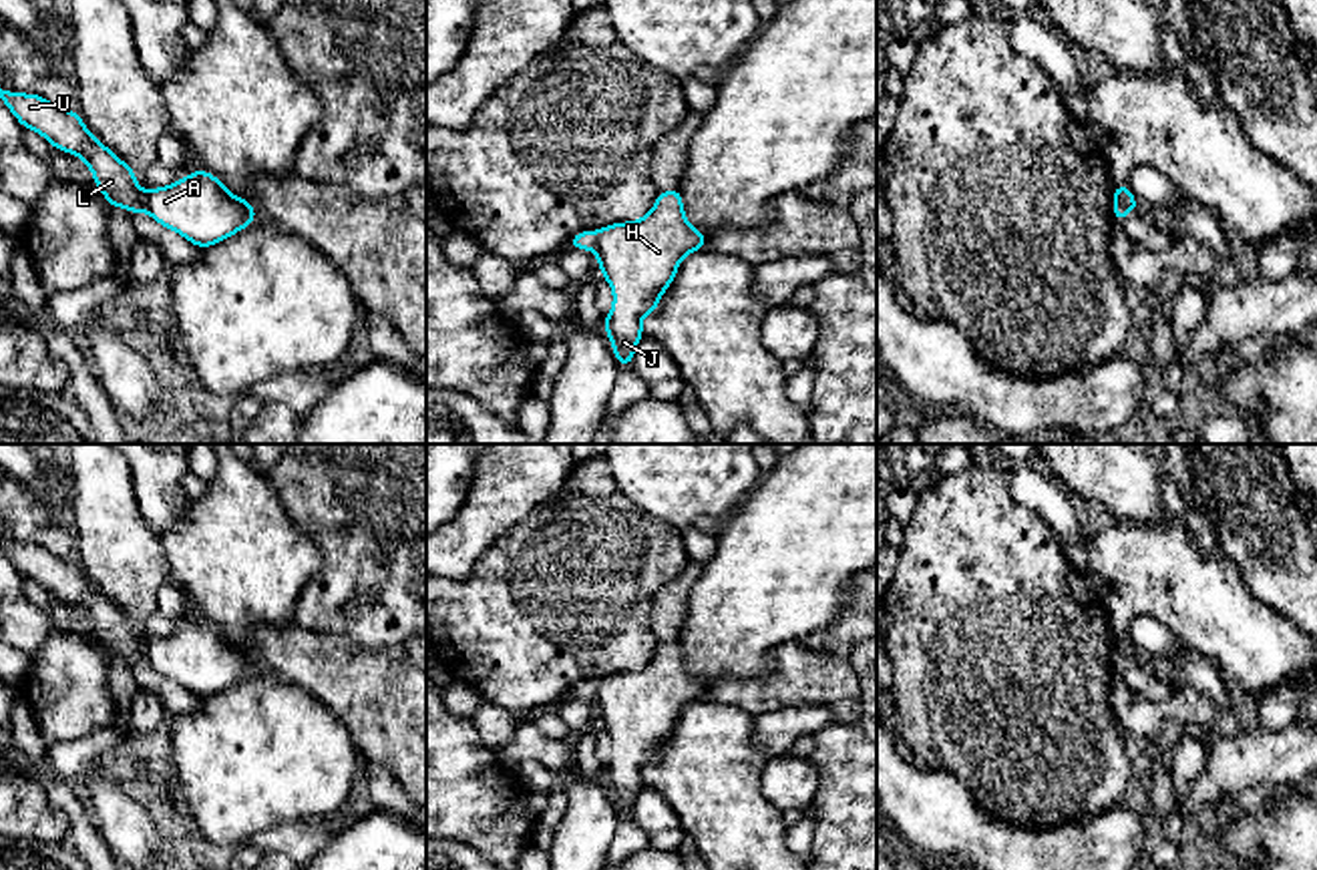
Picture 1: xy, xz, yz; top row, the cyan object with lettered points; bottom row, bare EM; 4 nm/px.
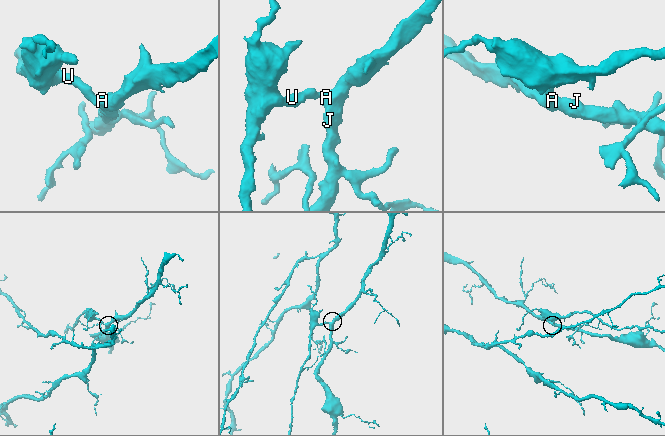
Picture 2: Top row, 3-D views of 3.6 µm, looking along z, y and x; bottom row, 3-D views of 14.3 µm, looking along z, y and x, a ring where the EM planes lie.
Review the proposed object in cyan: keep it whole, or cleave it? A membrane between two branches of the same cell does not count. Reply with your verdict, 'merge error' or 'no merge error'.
merge error

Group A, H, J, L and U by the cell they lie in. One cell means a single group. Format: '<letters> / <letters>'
A H J / L U

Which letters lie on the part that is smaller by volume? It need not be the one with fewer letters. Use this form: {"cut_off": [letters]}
{"cut_off": ["L", "U"]}

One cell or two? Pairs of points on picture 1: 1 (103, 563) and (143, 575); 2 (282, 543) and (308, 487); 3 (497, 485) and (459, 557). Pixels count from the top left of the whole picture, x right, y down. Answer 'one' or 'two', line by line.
1: one
2: two
3: one

